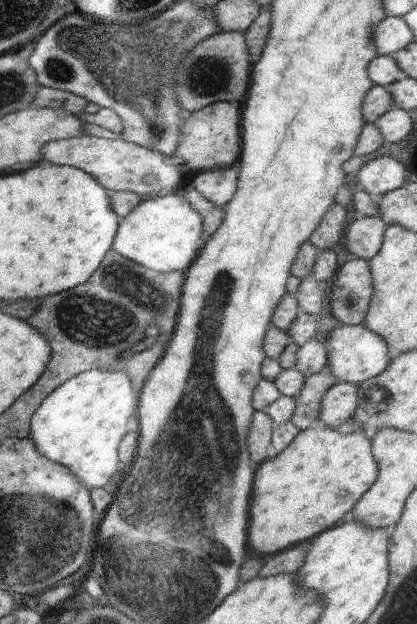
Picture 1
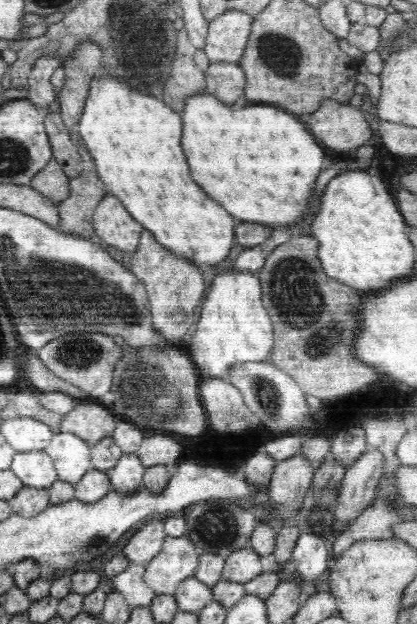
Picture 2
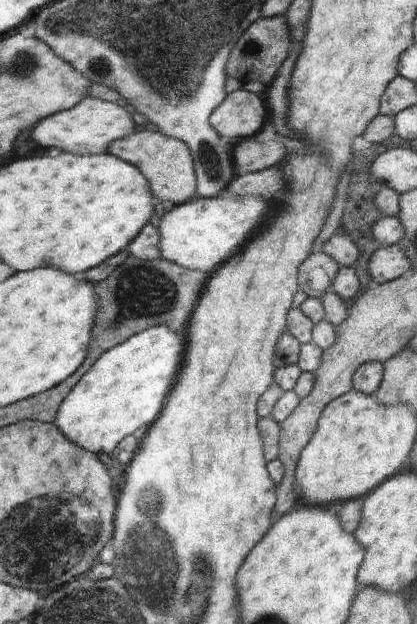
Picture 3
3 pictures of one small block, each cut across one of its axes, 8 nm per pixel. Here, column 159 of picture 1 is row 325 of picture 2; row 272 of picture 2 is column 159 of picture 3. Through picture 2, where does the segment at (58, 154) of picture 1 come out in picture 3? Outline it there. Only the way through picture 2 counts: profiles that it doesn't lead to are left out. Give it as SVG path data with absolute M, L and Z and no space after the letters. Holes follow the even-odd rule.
M134 131L126 138L112 141L107 152L134 165L145 176L156 202L166 200L179 205L196 196L197 182L193 160L189 148L178 139L165 137L156 131Z

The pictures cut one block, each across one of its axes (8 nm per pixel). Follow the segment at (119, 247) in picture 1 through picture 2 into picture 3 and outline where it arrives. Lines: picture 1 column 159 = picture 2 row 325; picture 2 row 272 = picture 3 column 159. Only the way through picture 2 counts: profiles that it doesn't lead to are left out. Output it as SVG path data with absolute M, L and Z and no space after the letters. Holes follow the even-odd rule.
M230 193L214 198L195 196L188 202L175 205L165 213L157 227L160 257L185 269L194 269L209 277L250 238L256 226L268 216L268 204L255 196L236 196Z

